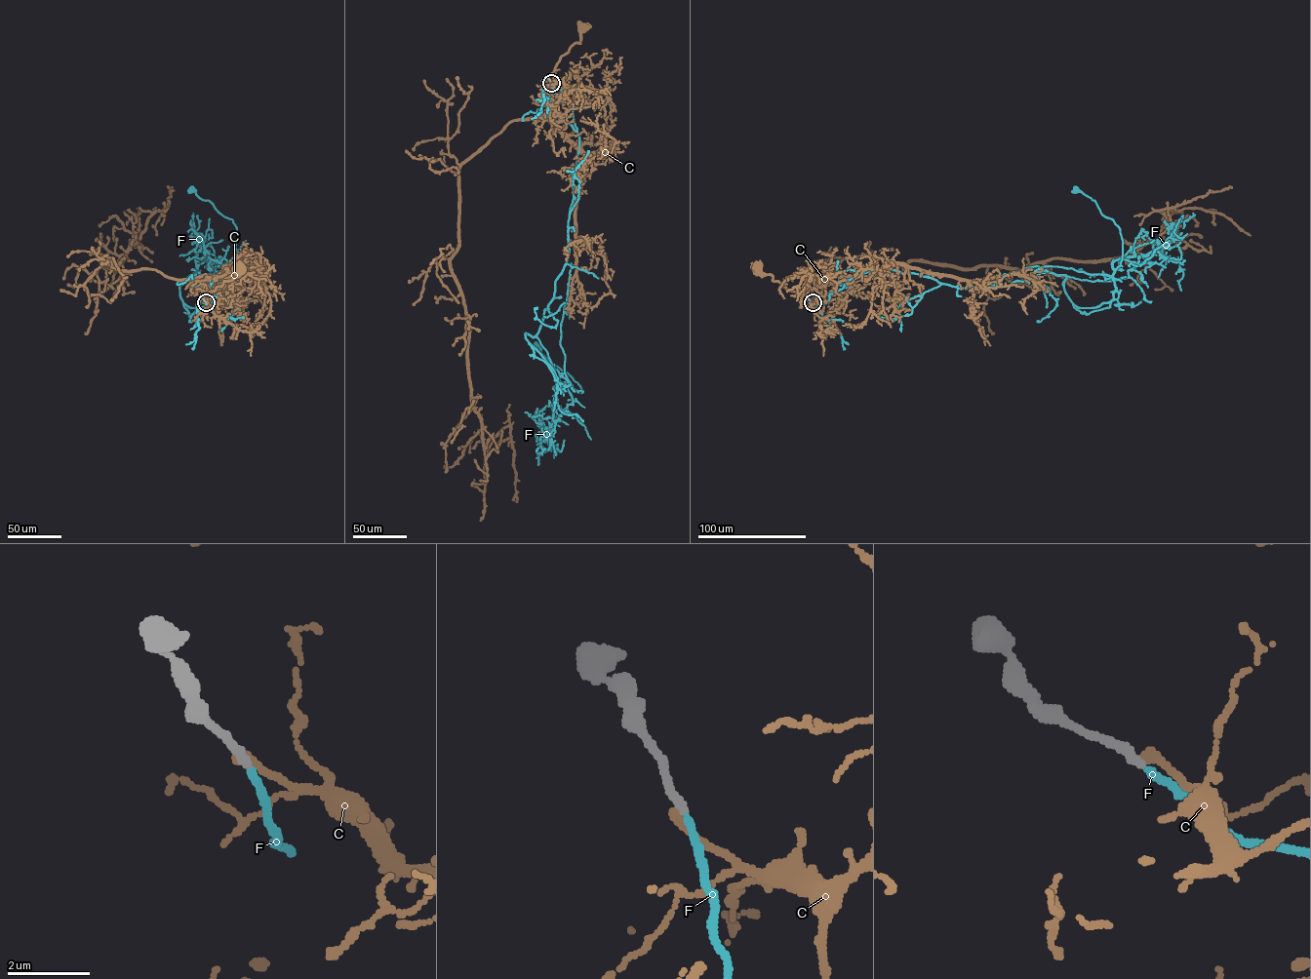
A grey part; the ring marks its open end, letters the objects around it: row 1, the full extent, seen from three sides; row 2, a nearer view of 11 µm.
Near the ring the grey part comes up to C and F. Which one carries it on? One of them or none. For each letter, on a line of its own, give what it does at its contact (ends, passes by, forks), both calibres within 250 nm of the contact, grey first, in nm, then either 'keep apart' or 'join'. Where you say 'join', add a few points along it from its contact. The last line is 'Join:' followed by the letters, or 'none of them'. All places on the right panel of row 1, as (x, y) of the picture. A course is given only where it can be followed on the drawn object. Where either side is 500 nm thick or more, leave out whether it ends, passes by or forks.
C: it ends there; 240 nm thick on the grey side, 200 nm on the other; keep apart
F: it ends there; 240 nm thick on the grey side, 170 nm on the other; join; it runs (813, 302), (890, 269), (959, 288), (1051, 272), (1066, 277), (1078, 307), (1109, 301), (1119, 227), (1075, 189)
Join: F

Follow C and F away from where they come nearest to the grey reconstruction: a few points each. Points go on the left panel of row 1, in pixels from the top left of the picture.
C: (205, 301), (218, 303), (223, 276), (205, 279), (203, 284), (214, 291), (239, 269)
F: (206, 302), (234, 271), (222, 288), (197, 272), (179, 286), (189, 307), (212, 301), (236, 227), (192, 189)

